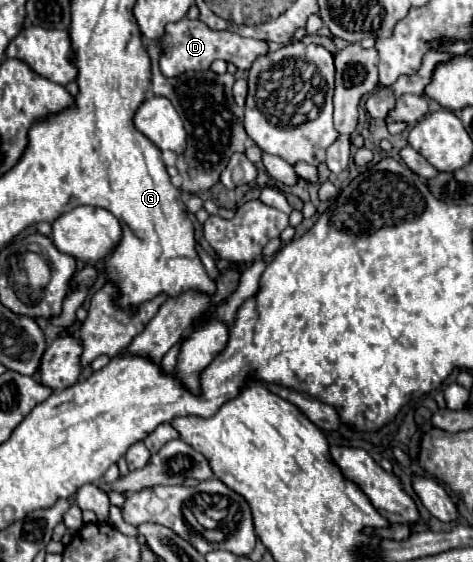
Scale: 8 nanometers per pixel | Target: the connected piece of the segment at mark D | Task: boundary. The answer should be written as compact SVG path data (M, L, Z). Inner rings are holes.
M181 19L177 23L169 23L165 27L165 35L161 39L161 73L165 77L175 77L177 73L189 71L189 69L207 69L215 59L223 59L227 63L235 63L239 69L249 69L253 61L267 53L267 43L259 39L247 39L231 31L213 31L199 19Z

